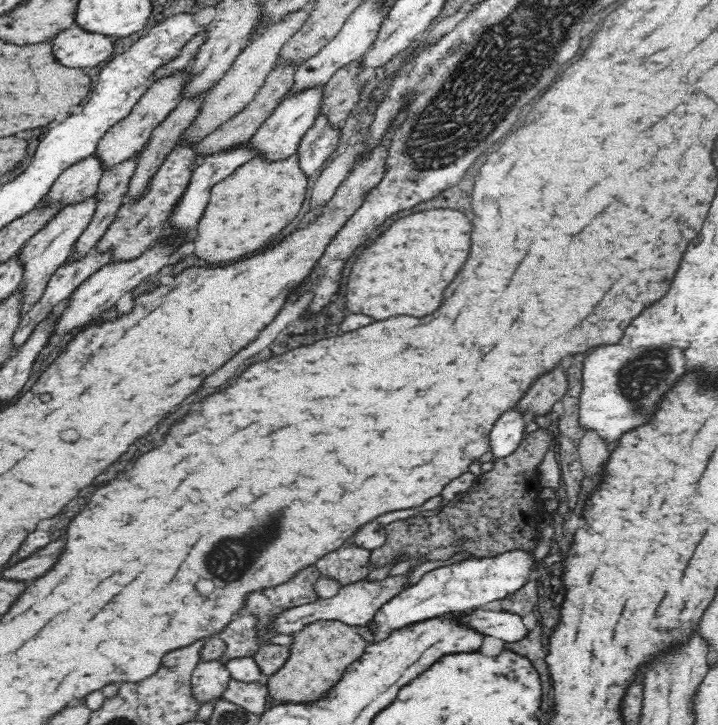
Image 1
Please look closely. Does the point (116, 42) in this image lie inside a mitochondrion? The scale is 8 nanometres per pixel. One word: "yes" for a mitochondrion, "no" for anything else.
no

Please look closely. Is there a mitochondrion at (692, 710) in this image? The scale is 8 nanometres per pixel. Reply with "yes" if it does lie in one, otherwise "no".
no

